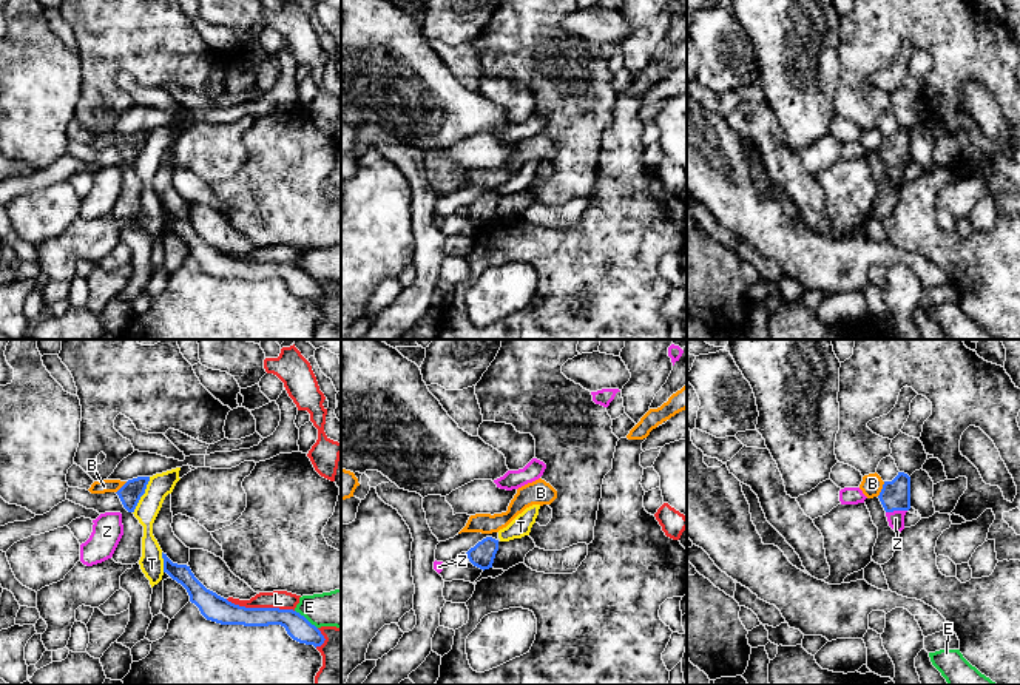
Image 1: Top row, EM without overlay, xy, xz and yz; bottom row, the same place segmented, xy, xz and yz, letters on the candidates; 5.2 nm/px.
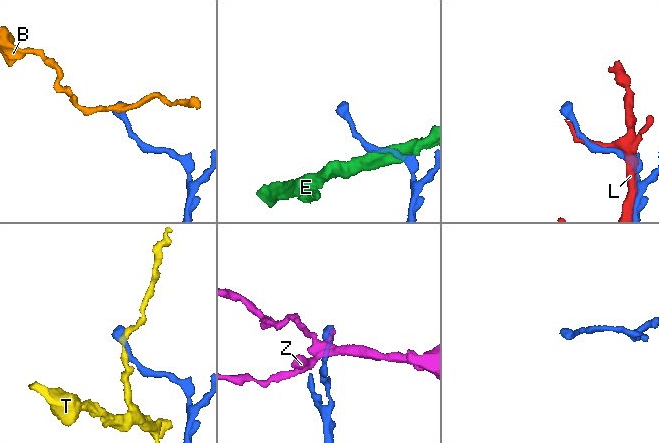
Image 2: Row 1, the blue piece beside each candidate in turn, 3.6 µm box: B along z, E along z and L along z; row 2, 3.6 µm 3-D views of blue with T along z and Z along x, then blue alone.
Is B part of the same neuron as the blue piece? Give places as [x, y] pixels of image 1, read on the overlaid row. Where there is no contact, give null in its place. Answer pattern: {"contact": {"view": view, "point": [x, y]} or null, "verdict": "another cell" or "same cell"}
{"contact": {"view": "yz", "point": [881, 489]}, "verdict": "another cell"}

